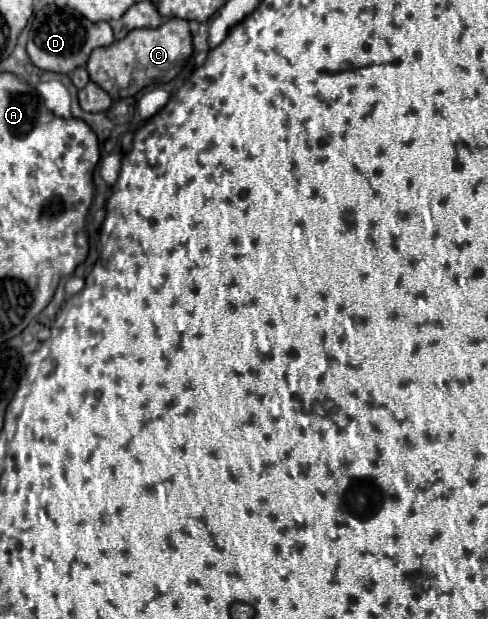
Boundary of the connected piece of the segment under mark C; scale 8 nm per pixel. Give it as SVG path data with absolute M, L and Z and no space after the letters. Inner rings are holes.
M167 19L161 23L157 29L133 29L127 33L125 39L111 43L109 47L99 47L91 53L91 59L87 63L87 73L93 83L97 83L101 89L105 89L113 99L121 97L133 97L141 89L155 85L155 83L169 83L183 67L183 63L191 55L191 33L189 33L189 23L185 19Z

